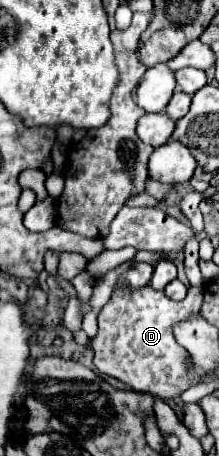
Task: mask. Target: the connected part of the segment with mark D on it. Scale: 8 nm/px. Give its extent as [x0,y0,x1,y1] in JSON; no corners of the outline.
[94,285,202,399]

